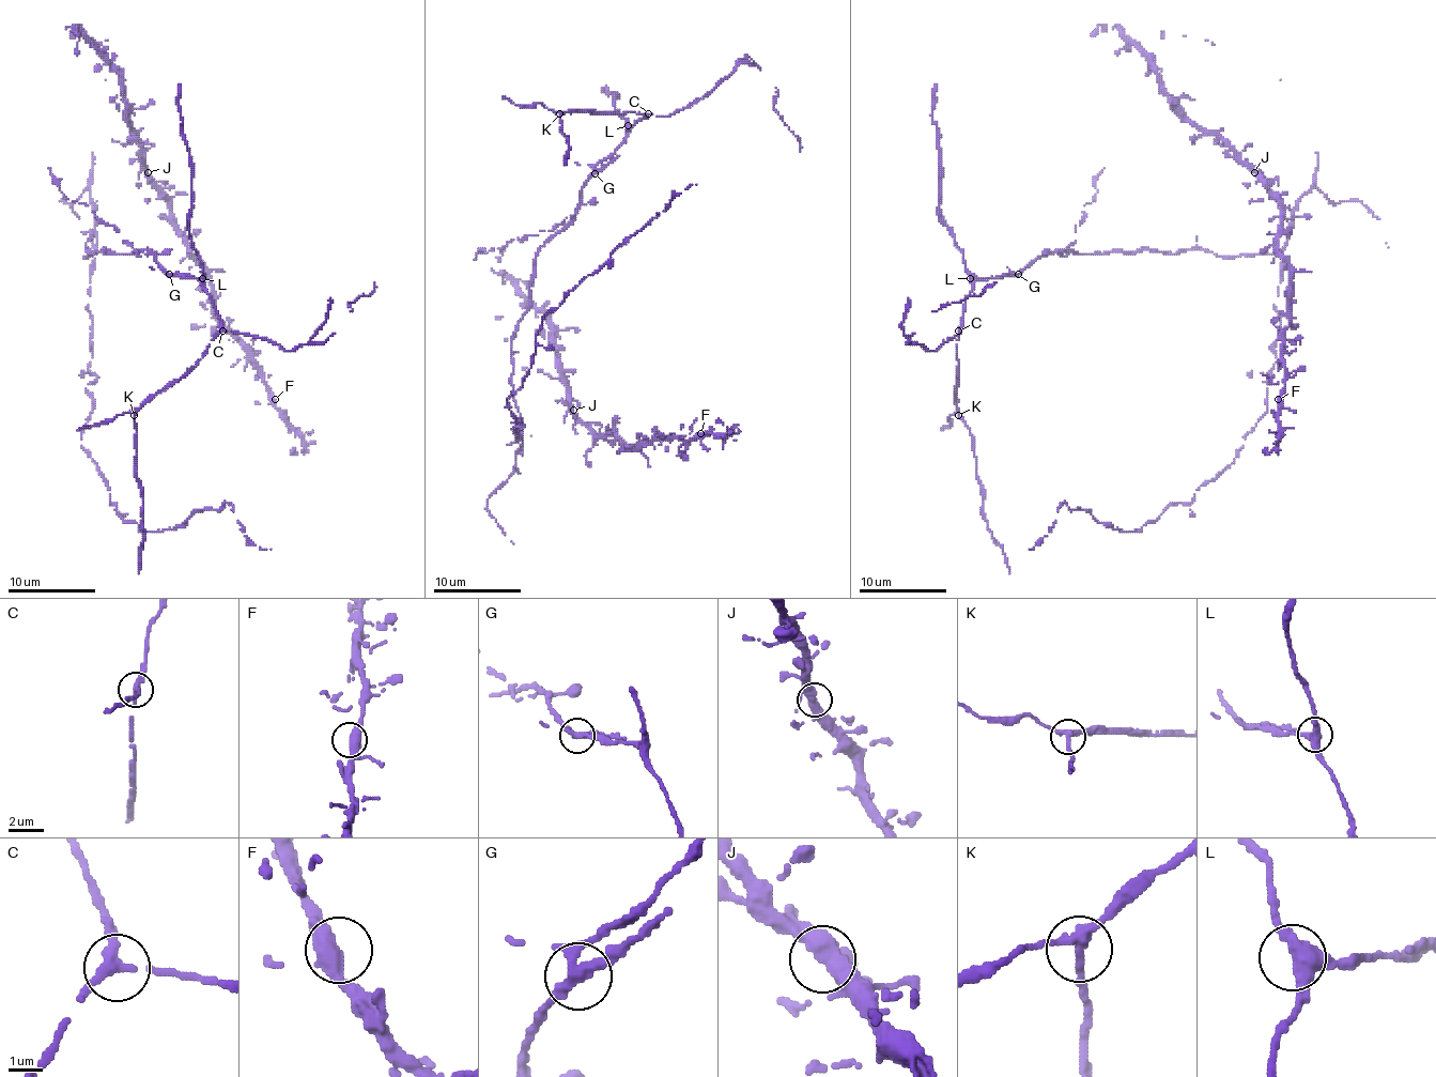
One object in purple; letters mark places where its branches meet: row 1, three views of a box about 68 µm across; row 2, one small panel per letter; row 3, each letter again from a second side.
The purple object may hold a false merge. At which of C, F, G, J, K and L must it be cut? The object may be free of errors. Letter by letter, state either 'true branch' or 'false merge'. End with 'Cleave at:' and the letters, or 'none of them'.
C: true branch
F: true branch
G: false merge
J: true branch
K: true branch
L: true branch
Cleave at: G

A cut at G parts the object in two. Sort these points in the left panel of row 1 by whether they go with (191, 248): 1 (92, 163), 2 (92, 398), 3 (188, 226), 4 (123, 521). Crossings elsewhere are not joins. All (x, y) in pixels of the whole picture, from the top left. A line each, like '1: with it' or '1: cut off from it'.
1: cut off from it
2: cut off from it
3: with it
4: cut off from it

